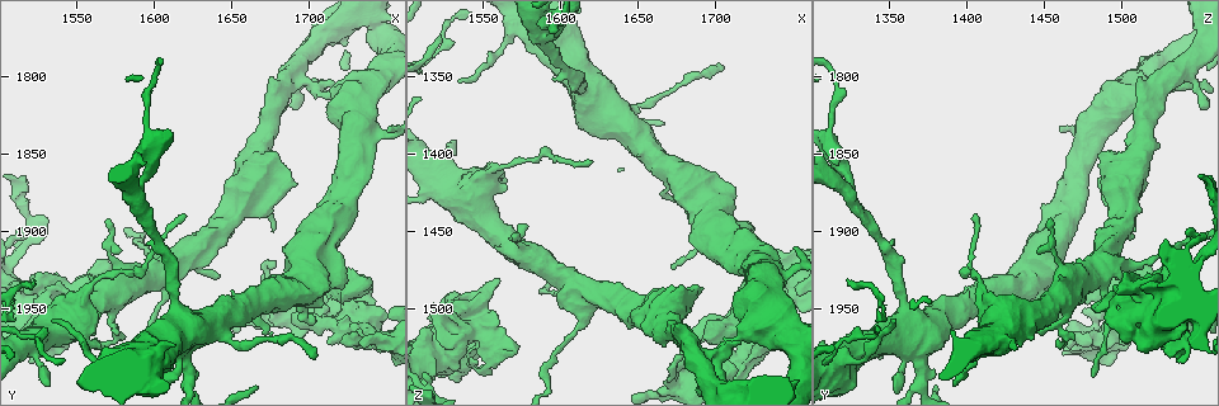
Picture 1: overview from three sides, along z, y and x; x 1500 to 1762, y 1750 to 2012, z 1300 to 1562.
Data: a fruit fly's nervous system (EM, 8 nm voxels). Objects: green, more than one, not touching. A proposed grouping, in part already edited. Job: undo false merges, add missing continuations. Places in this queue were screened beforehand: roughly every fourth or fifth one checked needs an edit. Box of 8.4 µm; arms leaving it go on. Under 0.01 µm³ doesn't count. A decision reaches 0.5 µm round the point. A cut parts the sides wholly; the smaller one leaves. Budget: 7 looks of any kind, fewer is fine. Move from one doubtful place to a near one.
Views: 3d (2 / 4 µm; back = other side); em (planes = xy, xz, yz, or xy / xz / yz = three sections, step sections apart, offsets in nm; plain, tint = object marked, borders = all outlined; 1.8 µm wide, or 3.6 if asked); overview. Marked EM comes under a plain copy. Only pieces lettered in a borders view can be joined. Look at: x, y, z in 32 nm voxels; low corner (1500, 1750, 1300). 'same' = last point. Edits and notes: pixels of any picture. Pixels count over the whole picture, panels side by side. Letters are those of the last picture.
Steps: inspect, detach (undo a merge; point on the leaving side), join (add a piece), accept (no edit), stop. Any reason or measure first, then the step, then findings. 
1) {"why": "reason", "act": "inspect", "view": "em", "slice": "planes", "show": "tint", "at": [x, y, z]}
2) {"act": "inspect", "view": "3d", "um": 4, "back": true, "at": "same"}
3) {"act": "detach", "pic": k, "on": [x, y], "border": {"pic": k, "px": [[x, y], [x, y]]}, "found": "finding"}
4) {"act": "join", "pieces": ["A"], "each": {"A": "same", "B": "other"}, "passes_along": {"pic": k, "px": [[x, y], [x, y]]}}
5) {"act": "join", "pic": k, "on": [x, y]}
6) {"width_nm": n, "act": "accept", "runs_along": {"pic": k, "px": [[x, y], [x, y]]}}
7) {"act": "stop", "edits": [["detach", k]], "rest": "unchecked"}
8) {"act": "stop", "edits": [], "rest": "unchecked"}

{"why": "calibre changes", "act": "inspect", "view": "em", "um": 3.6, "slice": "xy", "step": 8, "show": "borders", "at": [1678, 1954, 1546]}

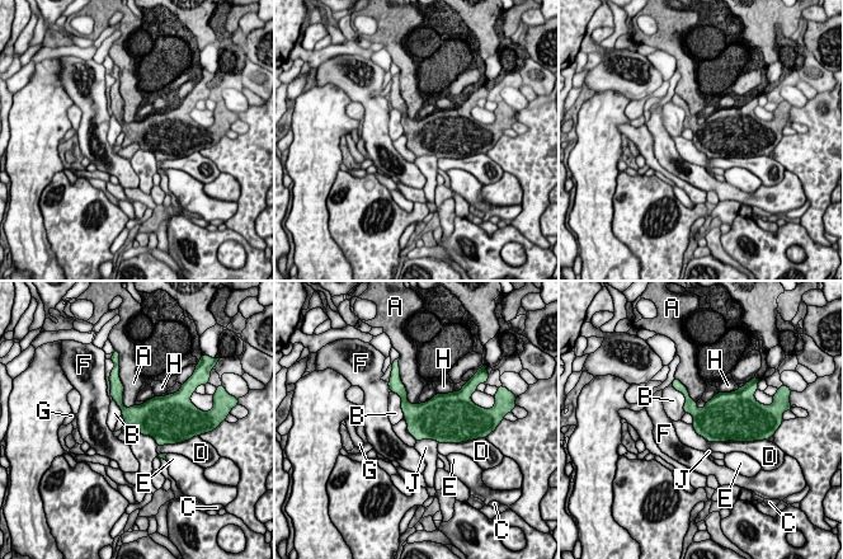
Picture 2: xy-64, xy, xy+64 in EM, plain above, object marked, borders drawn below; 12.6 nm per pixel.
{"act": "accept", "each": {"A": "other", "B": "other", "C": "other", "D": "other", "E": "other", "F": "other", "G": "other", "H": "other", "J": "other"}, "border": {"pic": 2, "px": [[691, 424], [707, 441], [740, 442]]}, "found": "one neuron here"}

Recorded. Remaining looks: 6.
{"act": "inspect", "view": "em", "slice": "planes", "show": "borders", "at": [1520, 1984, 1536]}

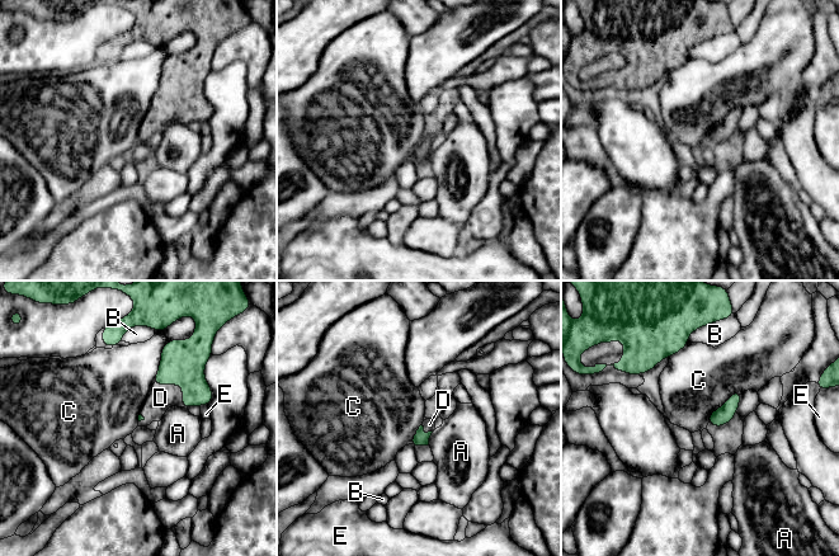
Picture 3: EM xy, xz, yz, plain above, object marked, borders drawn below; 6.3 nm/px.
{"act": "join", "pieces": ["D"], "each": {"A": "other", "B": "other", "C": "other", "D": "same", "E": "other"}, "found": "it goes on there"}

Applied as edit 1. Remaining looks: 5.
{"why": "free end", "act": "inspect", "view": "3d", "um": 4, "at": [1524, 1932, 1324]}

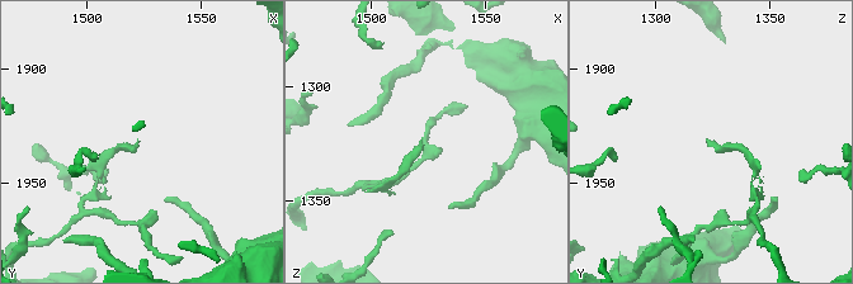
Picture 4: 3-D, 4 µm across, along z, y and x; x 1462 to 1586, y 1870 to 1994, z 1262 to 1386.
{"act": "inspect", "view": "em", "slice": "planes", "show": "borders", "at": [1522, 1931, 1323]}

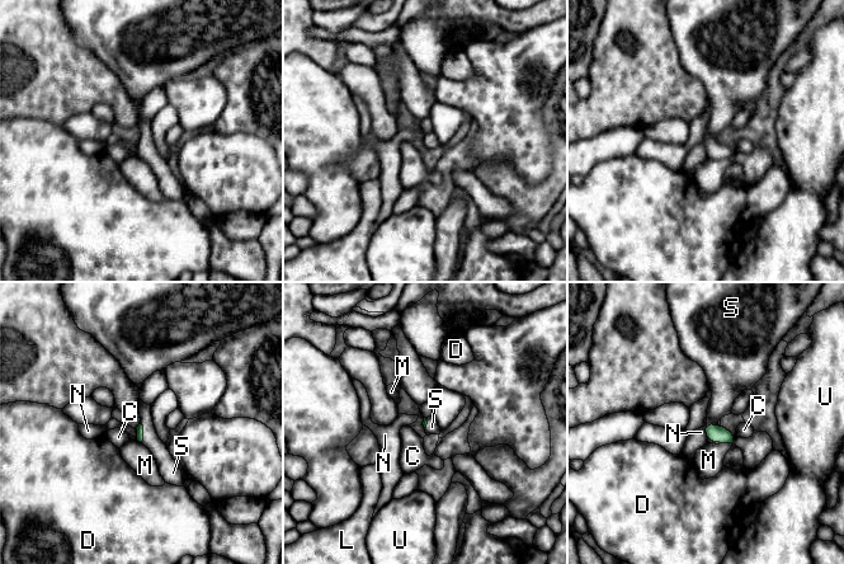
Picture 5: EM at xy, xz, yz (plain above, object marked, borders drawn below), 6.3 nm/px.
{"act": "accept", "each": {"C": "other", "D": "other", "L": "other", "M": "other", "N": "other", "S": "other", "U": "other"}, "border": {"pic": 5, "px": [[140, 423], [142, 426], [141, 442]]}, "found": "none of them fits"}

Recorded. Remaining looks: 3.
{"act": "stop", "edits": [["join", 3]], "rest": "unchecked"}

